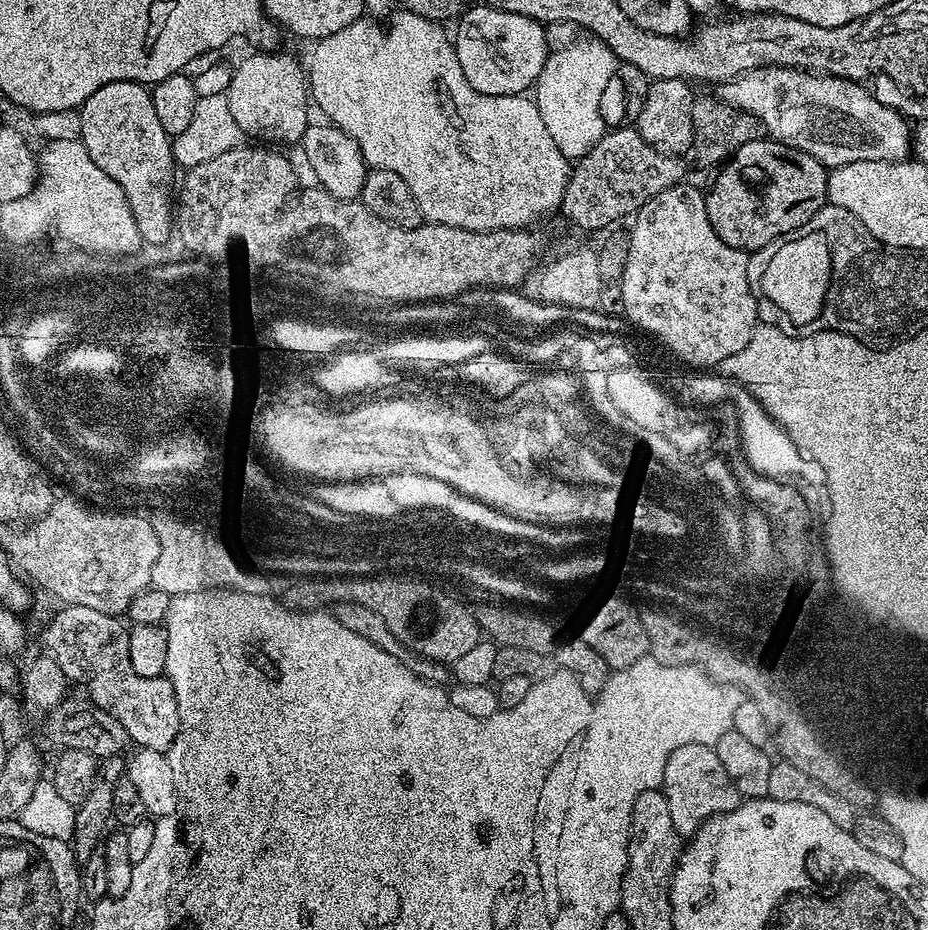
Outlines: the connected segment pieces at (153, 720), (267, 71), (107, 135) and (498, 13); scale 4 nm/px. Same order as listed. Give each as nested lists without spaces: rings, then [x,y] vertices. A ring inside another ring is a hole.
[[[69,604],[61,609],[44,632],[44,644],[56,659],[53,660],[55,667],[61,668],[69,681],[77,680],[78,683],[85,684],[92,695],[91,703],[115,718],[116,722],[124,727],[133,745],[167,753],[178,727],[176,696],[173,694],[172,684],[164,676],[142,678],[134,674],[128,657],[128,632],[119,624],[121,621],[117,617],[90,610],[90,606]]]
[[[284,50],[275,54],[257,51],[255,55],[246,57],[240,65],[232,68],[232,81],[226,93],[230,115],[234,122],[238,122],[245,137],[256,139],[253,141],[267,142],[272,146],[299,145],[310,123],[310,85],[305,65],[287,56]]]
[[[119,80],[118,82],[110,82],[106,86],[102,86],[94,94],[90,94],[90,98],[79,109],[82,118],[82,130],[80,131],[80,140],[83,141],[86,150],[89,151],[90,158],[98,164],[99,169],[104,170],[122,188],[125,192],[126,202],[132,211],[136,229],[140,235],[141,241],[145,245],[148,244],[164,244],[168,239],[174,236],[174,180],[172,184],[172,168],[174,169],[174,161],[172,158],[172,140],[166,134],[166,130],[162,130],[162,122],[158,122],[158,114],[154,111],[154,102],[152,101],[152,93],[145,85],[135,84],[132,80]]]
[[[482,2],[477,3],[477,8],[471,8],[459,17],[454,31],[458,62],[462,66],[462,74],[466,74],[466,82],[487,96],[527,93],[542,74],[542,66],[550,55],[545,25],[522,14],[488,8]]]

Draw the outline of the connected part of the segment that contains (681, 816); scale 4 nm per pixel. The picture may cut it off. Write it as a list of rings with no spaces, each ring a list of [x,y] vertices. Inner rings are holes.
[[[710,744],[678,746],[678,750],[666,758],[662,791],[670,805],[674,830],[681,838],[692,837],[717,812],[729,812],[742,802],[740,791],[734,786],[730,774],[726,774],[722,762],[718,762],[715,747]]]

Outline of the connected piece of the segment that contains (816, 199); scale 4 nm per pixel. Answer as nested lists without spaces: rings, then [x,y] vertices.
[[[771,138],[746,142],[746,146],[738,149],[717,172],[720,173],[717,174],[712,189],[707,189],[706,192],[706,210],[710,226],[714,226],[718,238],[722,238],[726,246],[738,248],[741,252],[751,254],[774,242],[774,238],[794,231],[810,218],[814,218],[814,214],[818,214],[818,210],[822,210],[828,203],[829,169],[810,154],[779,144]]]

